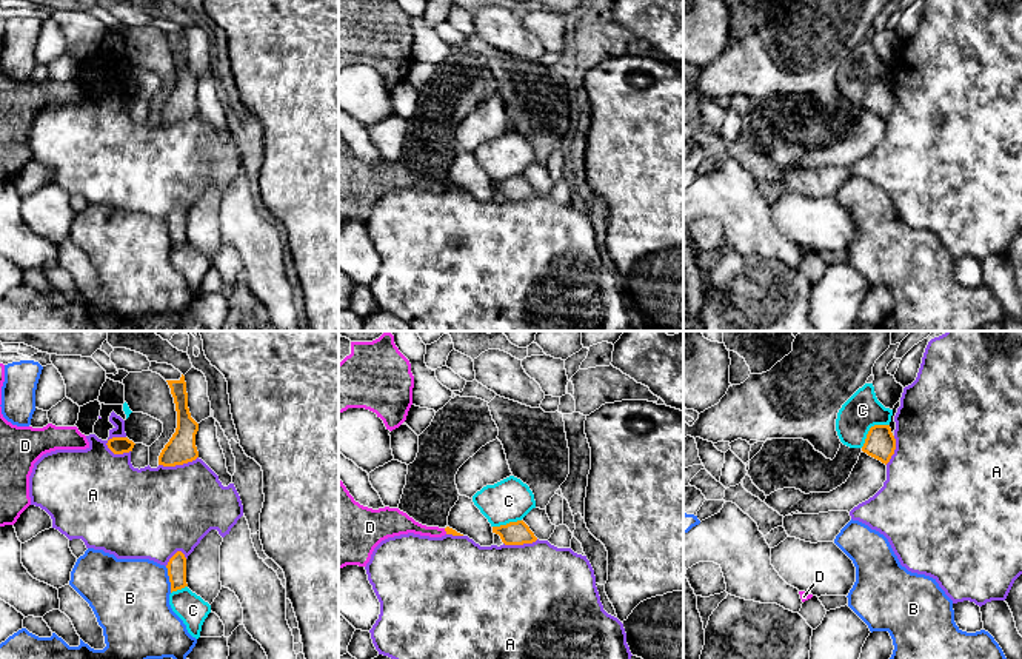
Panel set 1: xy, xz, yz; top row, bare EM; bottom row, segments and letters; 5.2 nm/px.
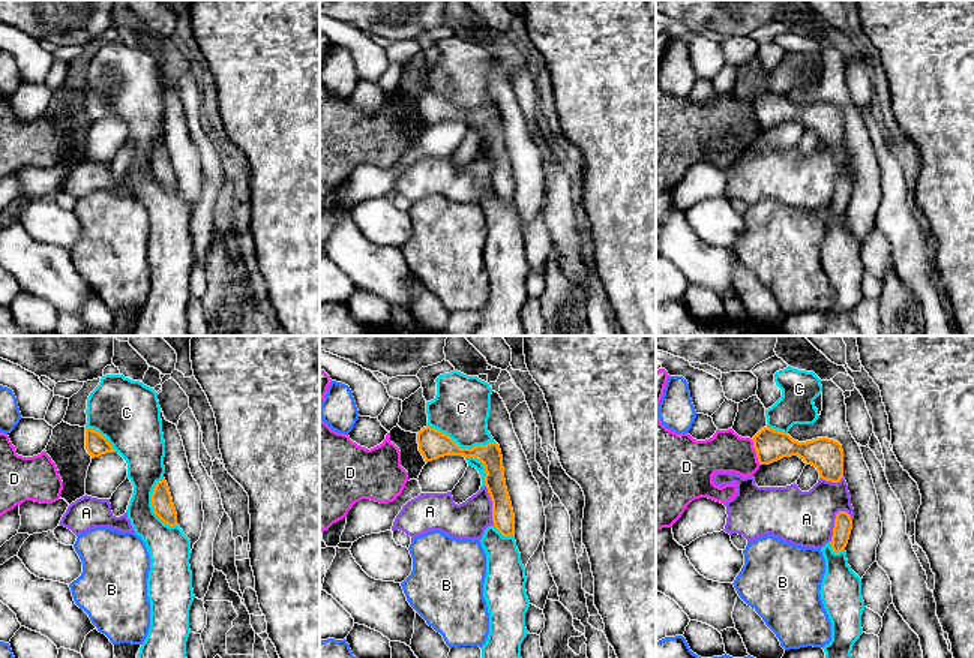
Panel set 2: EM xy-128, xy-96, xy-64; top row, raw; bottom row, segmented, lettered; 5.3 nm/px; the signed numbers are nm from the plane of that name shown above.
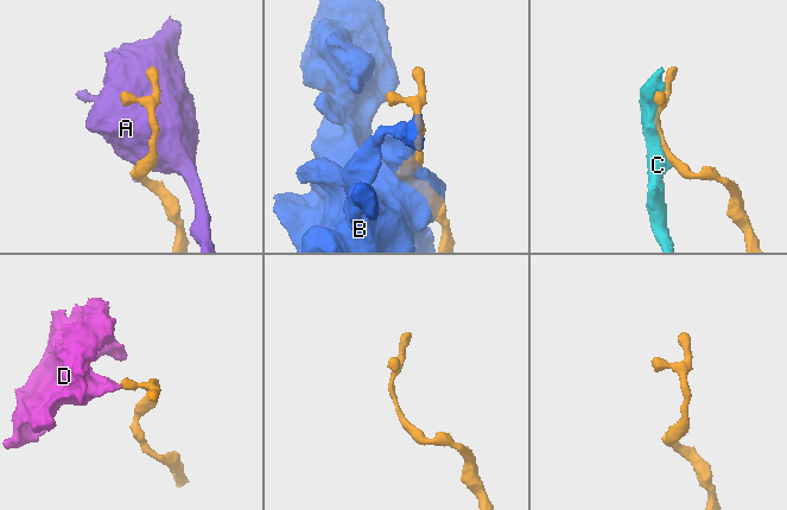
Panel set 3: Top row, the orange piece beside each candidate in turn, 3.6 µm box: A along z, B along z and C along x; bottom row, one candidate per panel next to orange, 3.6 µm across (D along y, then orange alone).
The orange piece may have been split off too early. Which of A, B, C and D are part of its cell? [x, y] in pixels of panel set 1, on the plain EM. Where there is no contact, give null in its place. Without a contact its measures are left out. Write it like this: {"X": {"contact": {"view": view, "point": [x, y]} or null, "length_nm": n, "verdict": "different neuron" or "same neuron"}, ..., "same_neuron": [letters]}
{"A": {"contact": {"view": "xy", "point": [117, 108]}, "length_nm": 140, "verdict": "different neuron"}, "B": {"contact": {"view": "xy", "point": [170, 234]}, "length_nm": 140, "verdict": "different neuron"}, "C": {"contact": {"view": "yz", "point": [870, 83]}, "length_nm": 200, "verdict": "different neuron"}, "D": {"contact": {"view": "xz", "point": [445, 185]}, "length_nm": 40, "verdict": "different neuron"}, "same_neuron": []}

